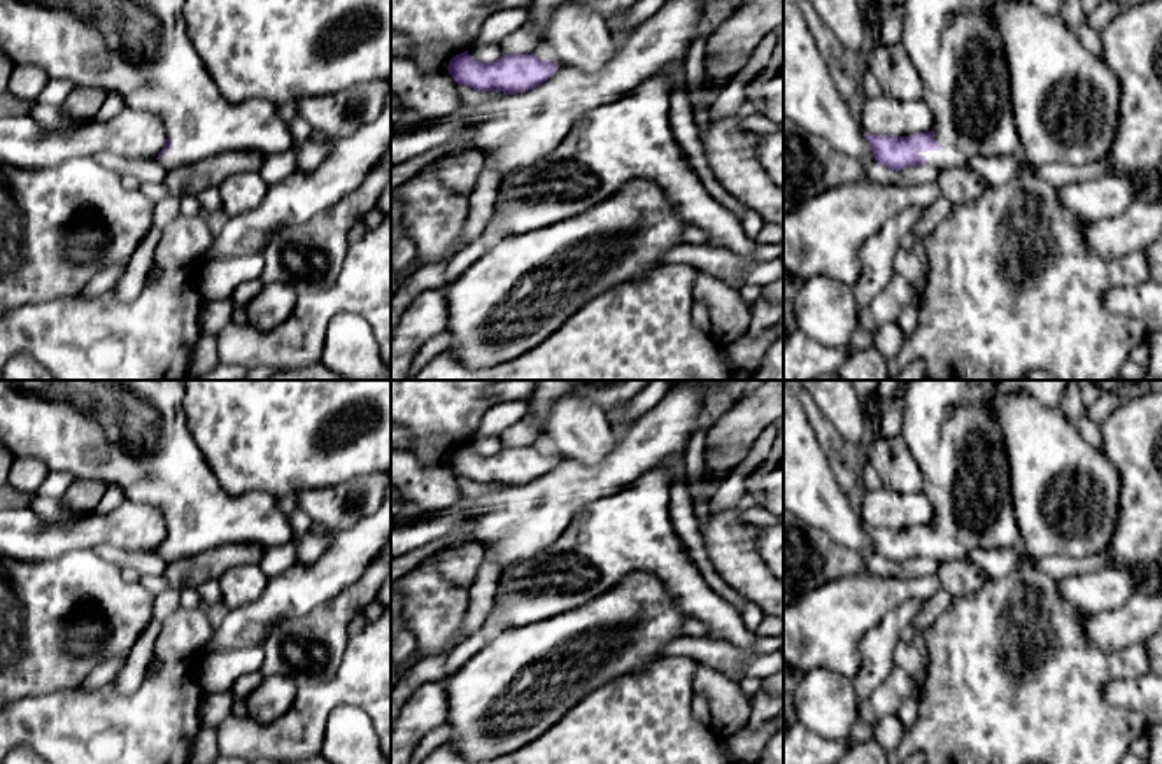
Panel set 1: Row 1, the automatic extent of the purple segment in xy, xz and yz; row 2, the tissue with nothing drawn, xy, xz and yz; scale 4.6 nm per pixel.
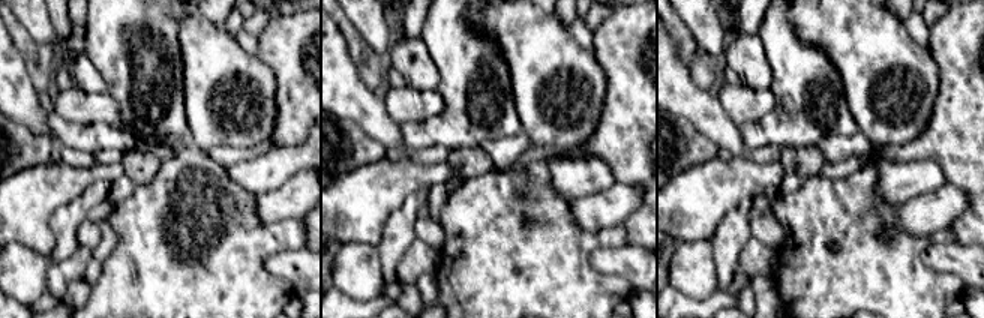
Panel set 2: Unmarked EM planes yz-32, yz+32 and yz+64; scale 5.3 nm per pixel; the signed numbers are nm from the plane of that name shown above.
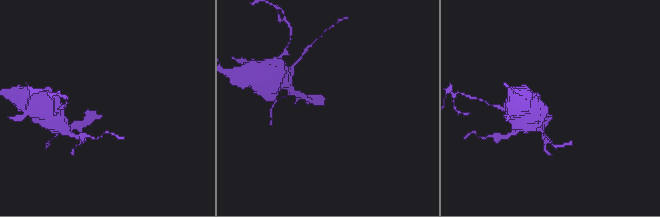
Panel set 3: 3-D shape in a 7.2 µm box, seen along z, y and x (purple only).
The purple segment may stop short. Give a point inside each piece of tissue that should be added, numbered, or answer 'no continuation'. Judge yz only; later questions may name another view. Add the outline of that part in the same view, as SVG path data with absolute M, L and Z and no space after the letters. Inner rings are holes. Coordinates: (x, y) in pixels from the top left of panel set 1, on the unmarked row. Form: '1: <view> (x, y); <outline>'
1: yz (949, 426); M908 380L901 436L924 477L922 492L934 508L939 543L918 545L936 562L966 557L976 548L1022 545L1011 506L1010 466L999 419L990 407L997 393L1025 391L1057 408L1069 380Z

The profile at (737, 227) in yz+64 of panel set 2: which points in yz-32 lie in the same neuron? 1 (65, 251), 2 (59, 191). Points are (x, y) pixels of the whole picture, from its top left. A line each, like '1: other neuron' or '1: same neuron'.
1: same neuron
2: other neuron

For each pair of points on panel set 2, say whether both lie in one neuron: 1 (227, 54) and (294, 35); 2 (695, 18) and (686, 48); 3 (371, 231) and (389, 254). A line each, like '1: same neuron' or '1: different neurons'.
1: different neurons
2: different neurons
3: different neurons

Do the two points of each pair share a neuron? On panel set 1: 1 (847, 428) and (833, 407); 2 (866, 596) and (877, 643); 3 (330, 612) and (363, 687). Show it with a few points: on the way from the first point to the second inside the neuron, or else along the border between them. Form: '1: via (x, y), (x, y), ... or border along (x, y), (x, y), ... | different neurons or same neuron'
1: via (847, 423), (838, 412) | same neuron
2: border along (906, 601), (864, 635), (859, 664) | different neurons
3: border along (349, 638), (339, 668), (325, 682) | different neurons

